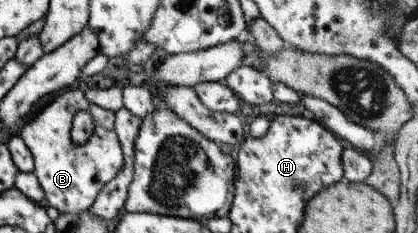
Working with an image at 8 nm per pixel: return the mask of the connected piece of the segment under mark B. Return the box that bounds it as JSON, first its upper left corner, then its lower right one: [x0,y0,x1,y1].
[20,89,123,213]

